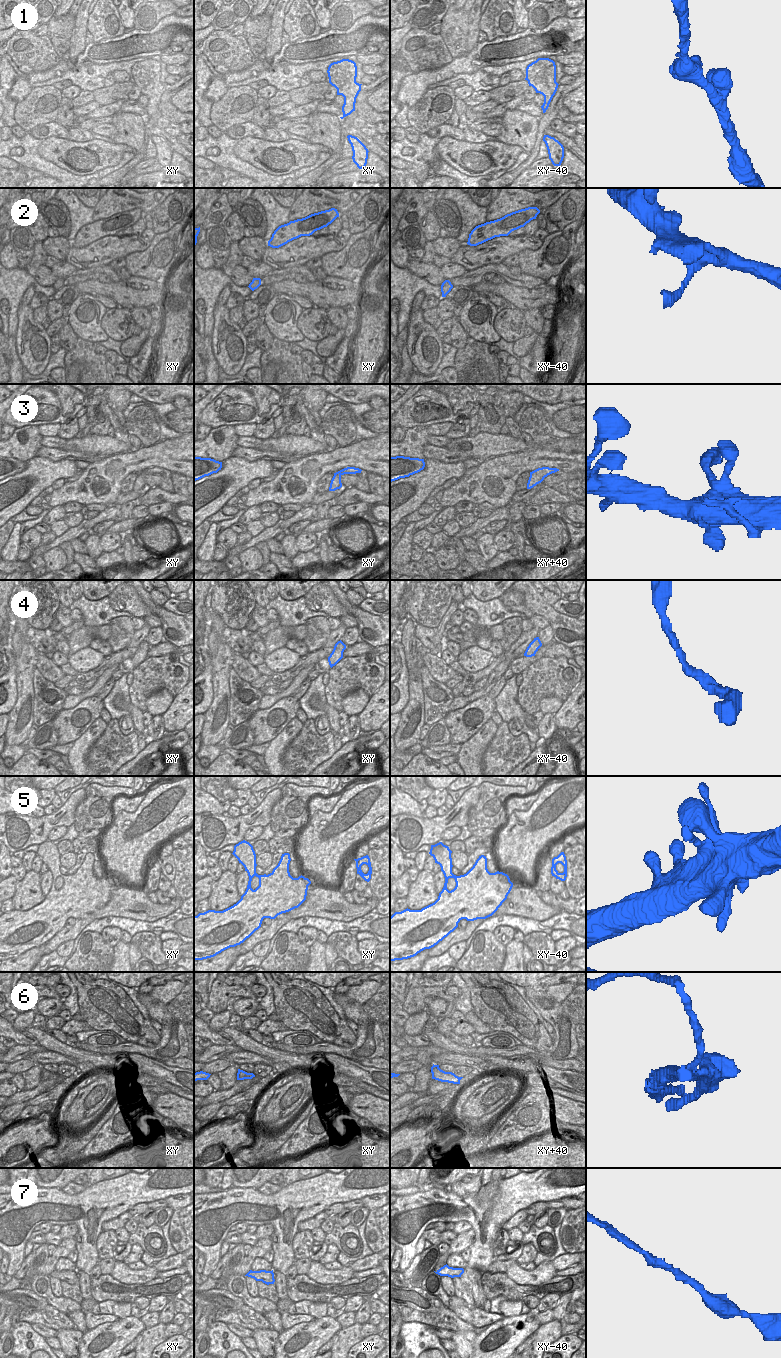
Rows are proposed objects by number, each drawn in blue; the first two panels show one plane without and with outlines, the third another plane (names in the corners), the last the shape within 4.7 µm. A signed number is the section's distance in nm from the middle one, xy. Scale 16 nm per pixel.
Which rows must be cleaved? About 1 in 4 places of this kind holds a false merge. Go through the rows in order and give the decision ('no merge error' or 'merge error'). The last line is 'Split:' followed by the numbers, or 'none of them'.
1: no merge error
2: no merge error
3: no merge error
4: no merge error
5: no merge error
6: merge error
7: no merge error
Split: 6

